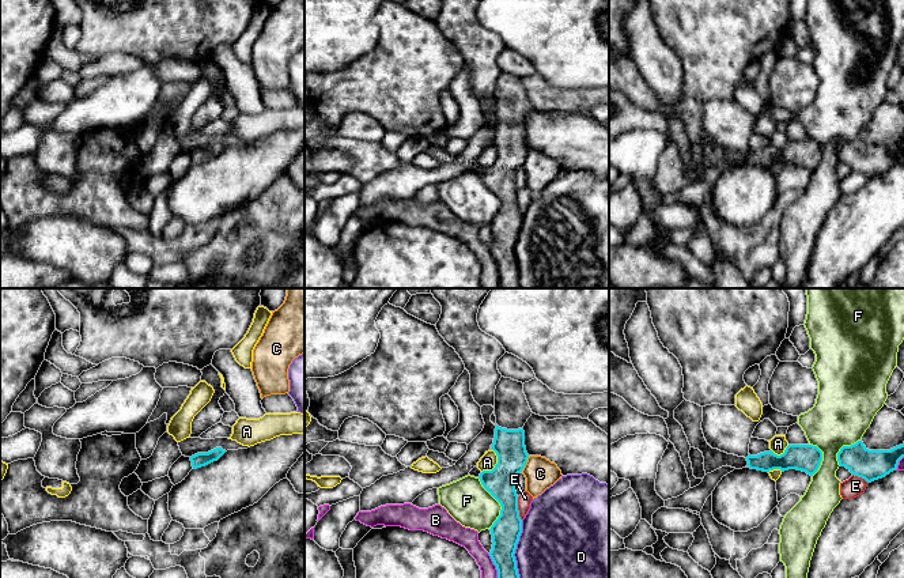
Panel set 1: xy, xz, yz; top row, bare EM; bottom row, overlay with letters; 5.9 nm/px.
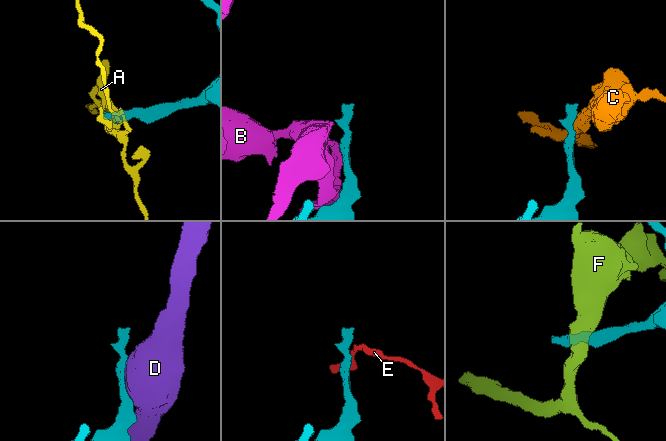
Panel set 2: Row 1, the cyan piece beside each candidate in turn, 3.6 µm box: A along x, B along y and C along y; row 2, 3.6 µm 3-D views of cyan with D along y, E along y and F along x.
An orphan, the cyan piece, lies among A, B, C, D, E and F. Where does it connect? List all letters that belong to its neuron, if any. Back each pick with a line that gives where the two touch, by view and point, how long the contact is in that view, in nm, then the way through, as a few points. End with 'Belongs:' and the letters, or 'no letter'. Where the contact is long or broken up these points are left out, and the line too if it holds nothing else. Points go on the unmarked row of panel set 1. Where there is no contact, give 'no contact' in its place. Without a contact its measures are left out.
Belongs: no letter

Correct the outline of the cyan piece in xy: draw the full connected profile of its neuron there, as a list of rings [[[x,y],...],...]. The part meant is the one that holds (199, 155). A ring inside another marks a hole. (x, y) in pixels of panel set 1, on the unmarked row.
[[[216,143],[208,148],[197,148],[190,152],[192,162],[193,165],[205,162],[213,156],[218,156],[224,148],[226,146],[223,146],[222,143]]]

